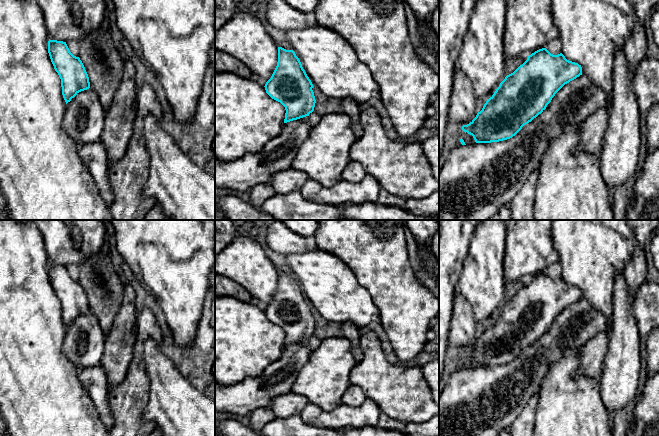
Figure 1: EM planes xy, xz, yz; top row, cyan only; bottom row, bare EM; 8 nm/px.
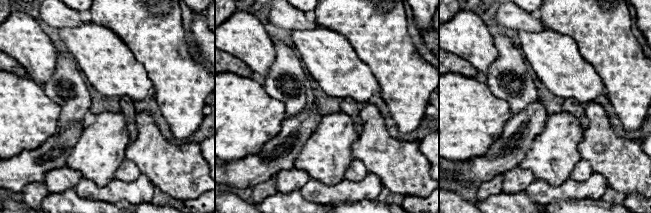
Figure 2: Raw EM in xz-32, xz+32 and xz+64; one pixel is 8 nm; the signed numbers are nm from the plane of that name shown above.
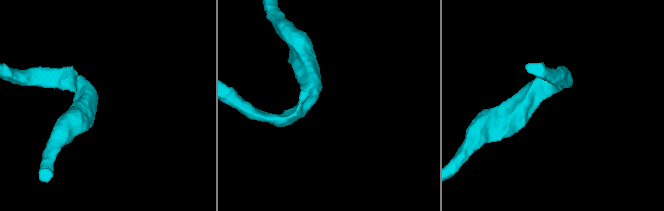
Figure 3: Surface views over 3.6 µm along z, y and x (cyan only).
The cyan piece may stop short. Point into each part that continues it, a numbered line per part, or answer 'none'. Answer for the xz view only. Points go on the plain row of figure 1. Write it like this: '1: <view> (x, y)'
1: xz (242, 398)

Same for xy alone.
1: xy (83, 345)

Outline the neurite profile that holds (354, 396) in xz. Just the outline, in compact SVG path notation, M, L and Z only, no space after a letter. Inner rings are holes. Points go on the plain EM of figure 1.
M351 385L343 394L342 404L346 406L357 407L367 400L363 390L360 387Z

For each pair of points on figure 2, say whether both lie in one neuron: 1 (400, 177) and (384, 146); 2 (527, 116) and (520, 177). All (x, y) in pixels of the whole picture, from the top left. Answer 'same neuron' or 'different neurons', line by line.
1: same neuron
2: different neurons

